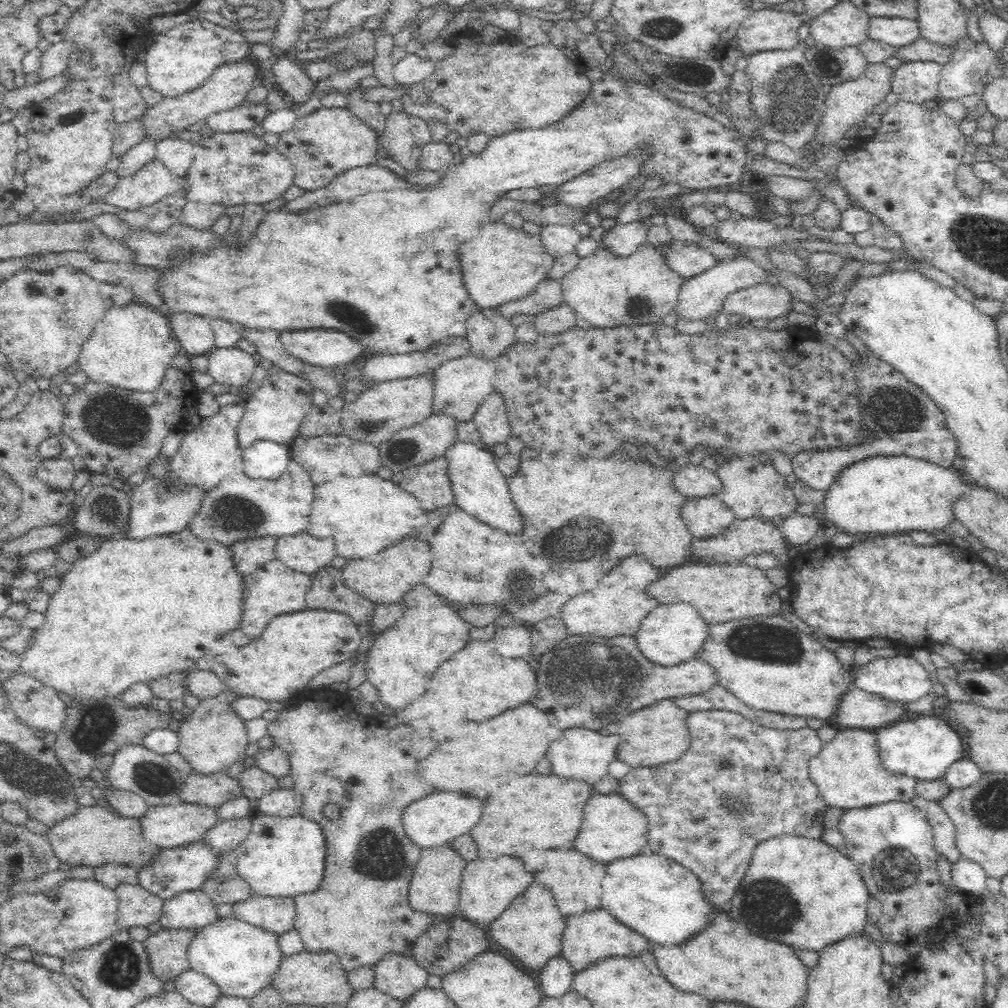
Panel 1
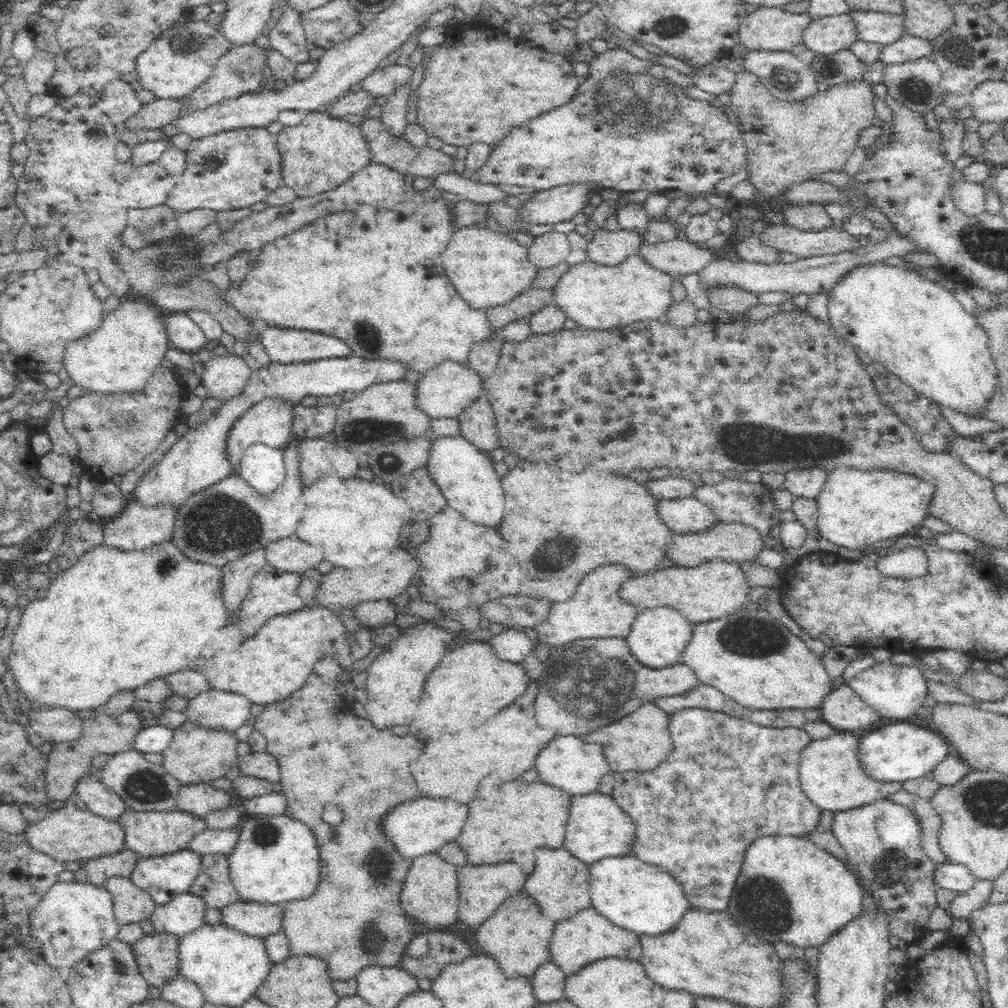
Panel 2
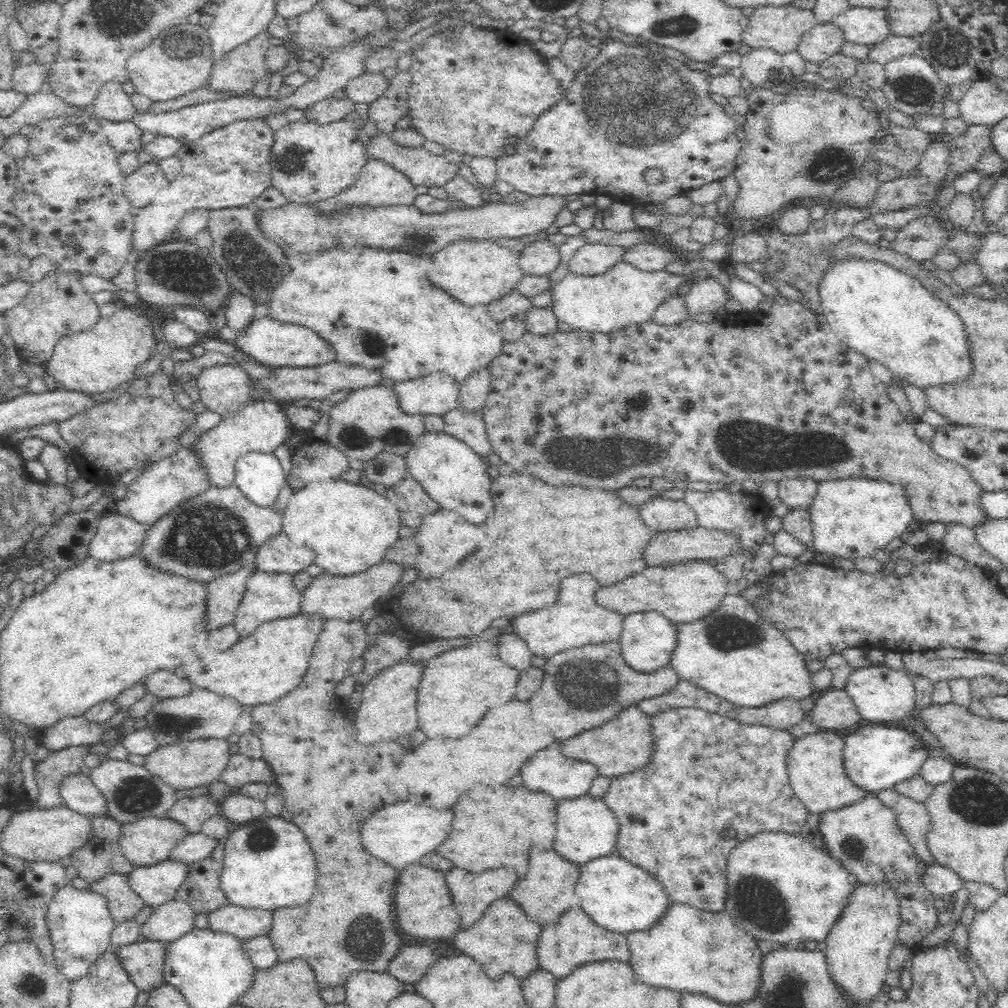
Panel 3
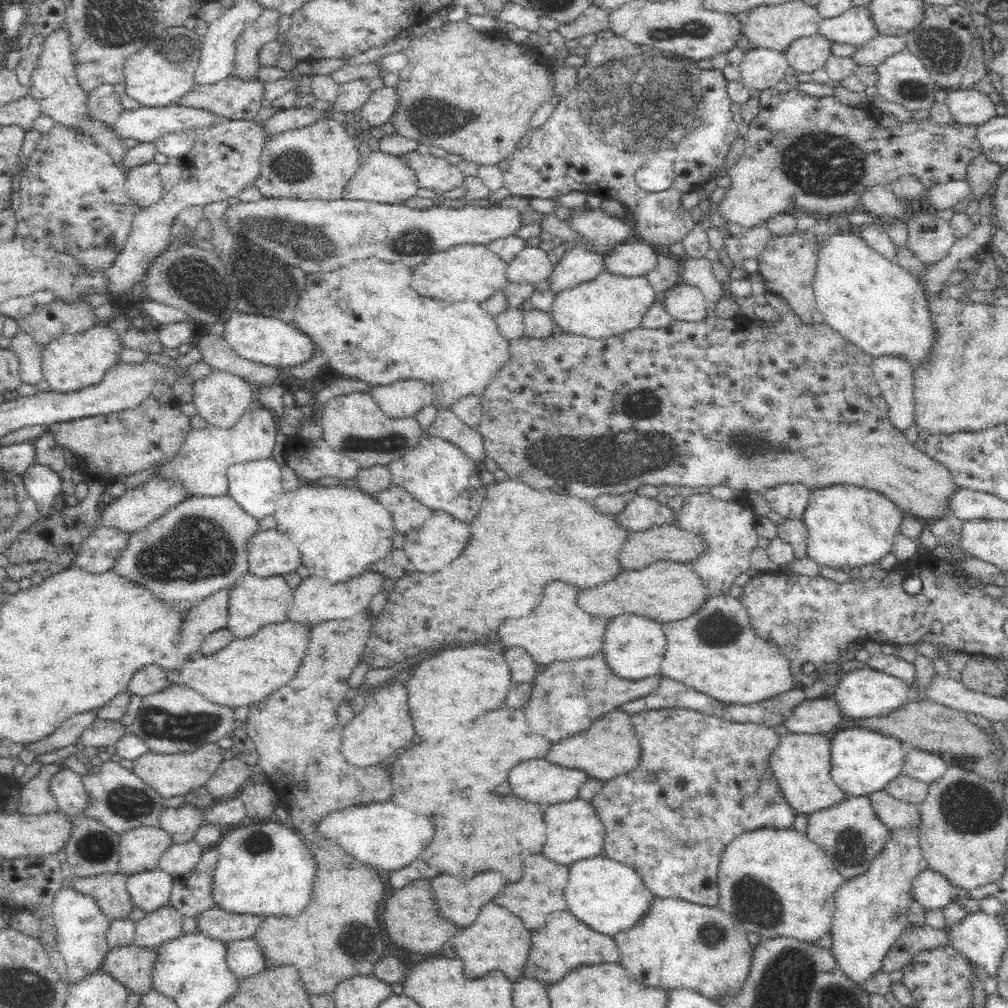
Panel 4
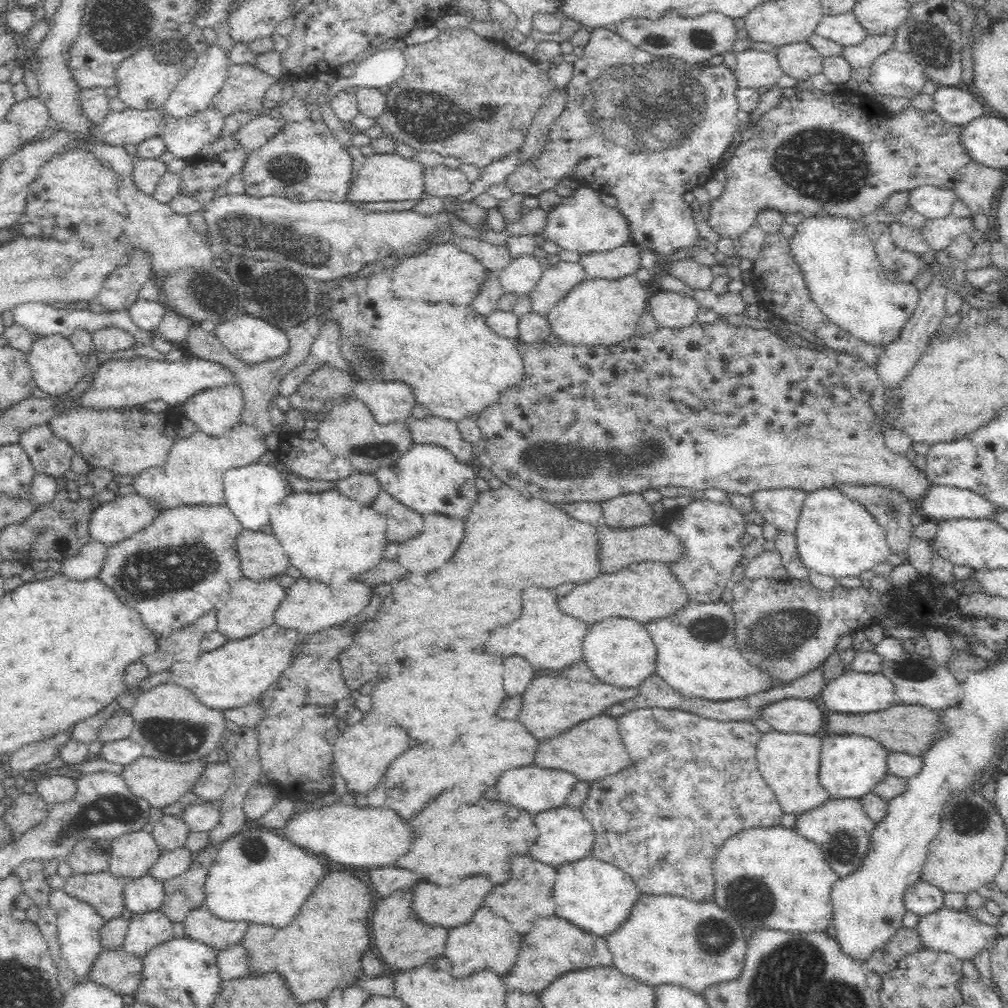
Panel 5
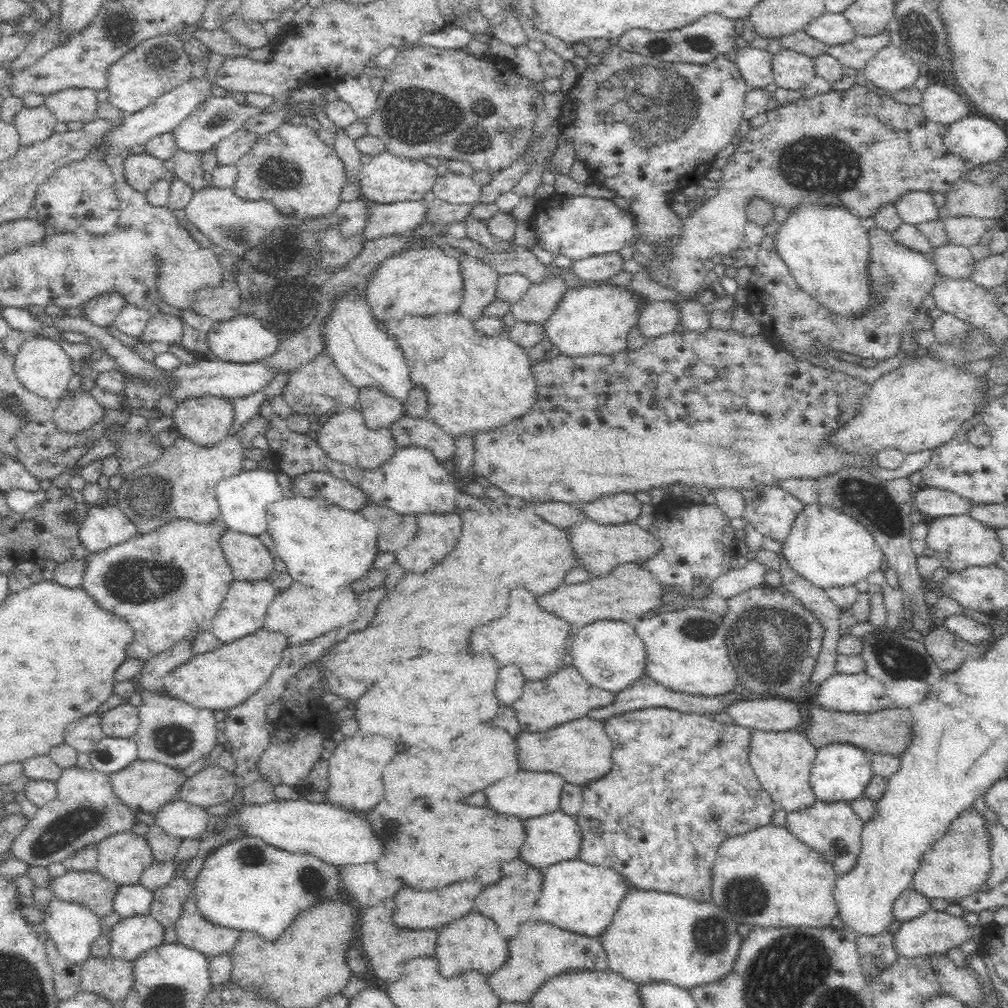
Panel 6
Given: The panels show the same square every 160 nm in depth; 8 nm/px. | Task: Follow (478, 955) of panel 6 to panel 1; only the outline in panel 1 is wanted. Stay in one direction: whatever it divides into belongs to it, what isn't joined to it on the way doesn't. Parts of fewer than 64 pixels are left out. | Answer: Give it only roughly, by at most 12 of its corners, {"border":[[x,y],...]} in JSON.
{"border":[[532,882],[488,925],[524,967],[561,954],[567,916]]}

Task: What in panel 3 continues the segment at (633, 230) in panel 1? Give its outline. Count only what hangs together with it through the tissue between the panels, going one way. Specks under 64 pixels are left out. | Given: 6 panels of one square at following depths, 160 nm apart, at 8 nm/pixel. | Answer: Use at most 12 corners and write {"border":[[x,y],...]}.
{"border":[[585,243],[568,262],[576,274],[600,274],[622,261],[622,245]]}

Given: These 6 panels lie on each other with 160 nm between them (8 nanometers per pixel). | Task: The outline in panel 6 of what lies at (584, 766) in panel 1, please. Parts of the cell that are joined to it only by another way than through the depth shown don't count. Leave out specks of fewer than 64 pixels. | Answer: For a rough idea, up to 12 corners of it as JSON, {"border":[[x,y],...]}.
{"border":[[518,772],[488,786],[492,808],[526,820],[560,809],[566,779]]}

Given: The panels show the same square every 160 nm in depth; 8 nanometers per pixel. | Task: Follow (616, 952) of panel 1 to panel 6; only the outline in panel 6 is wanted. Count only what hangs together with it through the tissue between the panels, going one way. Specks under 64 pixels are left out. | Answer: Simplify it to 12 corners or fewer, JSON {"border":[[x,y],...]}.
{"border":[[526,922],[488,975],[503,1002],[529,1002],[554,975],[608,968],[597,937]]}

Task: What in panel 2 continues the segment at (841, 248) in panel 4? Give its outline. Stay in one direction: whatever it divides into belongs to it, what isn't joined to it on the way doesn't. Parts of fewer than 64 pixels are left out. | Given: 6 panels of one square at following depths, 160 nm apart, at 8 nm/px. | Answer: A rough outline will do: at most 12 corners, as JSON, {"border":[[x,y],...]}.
{"border":[[850,270],[834,332],[952,412],[984,418],[998,368],[956,293]]}

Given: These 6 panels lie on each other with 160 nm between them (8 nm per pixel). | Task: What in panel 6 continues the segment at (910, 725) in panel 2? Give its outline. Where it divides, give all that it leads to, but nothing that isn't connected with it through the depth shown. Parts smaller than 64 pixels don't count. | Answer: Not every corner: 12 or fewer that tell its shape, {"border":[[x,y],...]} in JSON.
{"border":[[848,741],[822,745],[810,772],[817,801],[861,798],[870,754]]}

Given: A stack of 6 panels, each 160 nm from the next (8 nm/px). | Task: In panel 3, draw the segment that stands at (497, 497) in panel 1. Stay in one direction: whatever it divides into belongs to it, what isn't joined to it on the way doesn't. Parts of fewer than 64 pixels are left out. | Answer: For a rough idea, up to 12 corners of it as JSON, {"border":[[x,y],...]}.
{"border":[[426,432],[408,476],[470,524],[494,513],[489,463],[463,440]]}

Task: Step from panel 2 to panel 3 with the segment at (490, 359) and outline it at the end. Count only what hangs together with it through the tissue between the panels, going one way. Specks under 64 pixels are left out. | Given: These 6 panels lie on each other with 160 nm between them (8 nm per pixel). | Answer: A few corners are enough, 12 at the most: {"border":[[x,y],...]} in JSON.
{"border":[[489,365],[461,382],[460,407],[482,410],[490,392]]}

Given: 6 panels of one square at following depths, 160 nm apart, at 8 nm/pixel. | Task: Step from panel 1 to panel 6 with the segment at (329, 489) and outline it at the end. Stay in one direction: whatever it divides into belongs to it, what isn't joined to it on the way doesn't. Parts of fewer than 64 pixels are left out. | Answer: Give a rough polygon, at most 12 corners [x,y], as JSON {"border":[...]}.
{"border":[[287,494],[267,531],[288,574],[330,590],[369,572],[380,528]]}

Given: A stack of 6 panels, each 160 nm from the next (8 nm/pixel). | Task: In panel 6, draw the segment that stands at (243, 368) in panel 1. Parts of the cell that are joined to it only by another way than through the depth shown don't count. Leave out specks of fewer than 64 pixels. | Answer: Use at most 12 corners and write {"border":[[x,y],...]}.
{"border":[[187,398],[173,412],[175,430],[213,445],[234,424],[234,401]]}

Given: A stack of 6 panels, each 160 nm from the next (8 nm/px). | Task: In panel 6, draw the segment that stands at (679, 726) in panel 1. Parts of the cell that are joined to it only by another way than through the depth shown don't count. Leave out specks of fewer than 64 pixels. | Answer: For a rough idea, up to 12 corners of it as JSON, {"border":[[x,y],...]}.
{"border":[[604,721],[518,733],[520,768],[584,786],[612,768]]}

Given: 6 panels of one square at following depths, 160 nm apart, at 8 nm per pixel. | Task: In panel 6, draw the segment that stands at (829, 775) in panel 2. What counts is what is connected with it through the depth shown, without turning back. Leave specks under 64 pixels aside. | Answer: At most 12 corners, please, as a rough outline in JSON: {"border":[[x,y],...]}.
{"border":[[753,731],[748,759],[776,808],[817,801],[804,732]]}

